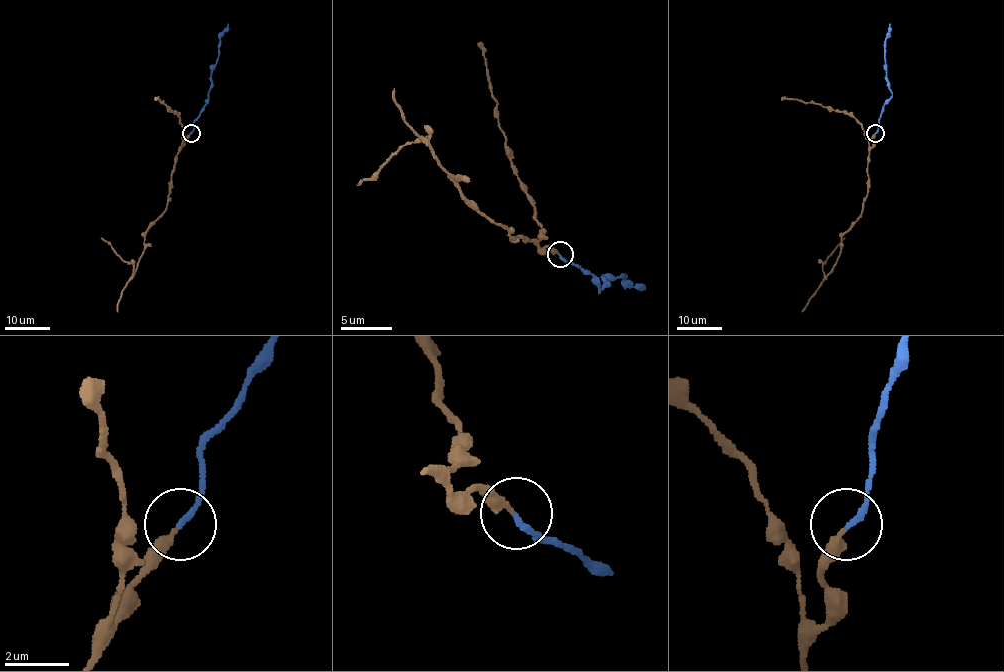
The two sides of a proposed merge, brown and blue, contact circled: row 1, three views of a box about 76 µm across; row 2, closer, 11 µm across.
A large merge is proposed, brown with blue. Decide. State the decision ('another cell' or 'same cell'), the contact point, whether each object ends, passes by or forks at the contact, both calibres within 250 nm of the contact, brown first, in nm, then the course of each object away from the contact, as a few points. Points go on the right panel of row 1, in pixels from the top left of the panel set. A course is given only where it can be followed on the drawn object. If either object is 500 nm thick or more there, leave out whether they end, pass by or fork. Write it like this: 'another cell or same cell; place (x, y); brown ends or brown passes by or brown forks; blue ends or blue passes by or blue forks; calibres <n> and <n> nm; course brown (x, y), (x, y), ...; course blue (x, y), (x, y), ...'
same cell; place (875, 133); brown ends; blue ends; calibres 300 and 190 nm; course brown (875, 133), (868, 156), (868, 188), (863, 210), (842, 236), (835, 265), (825, 275), (823, 264), (844, 238); course blue (875, 133), (882, 107), (892, 94), (884, 62), (884, 43), (890, 24)

